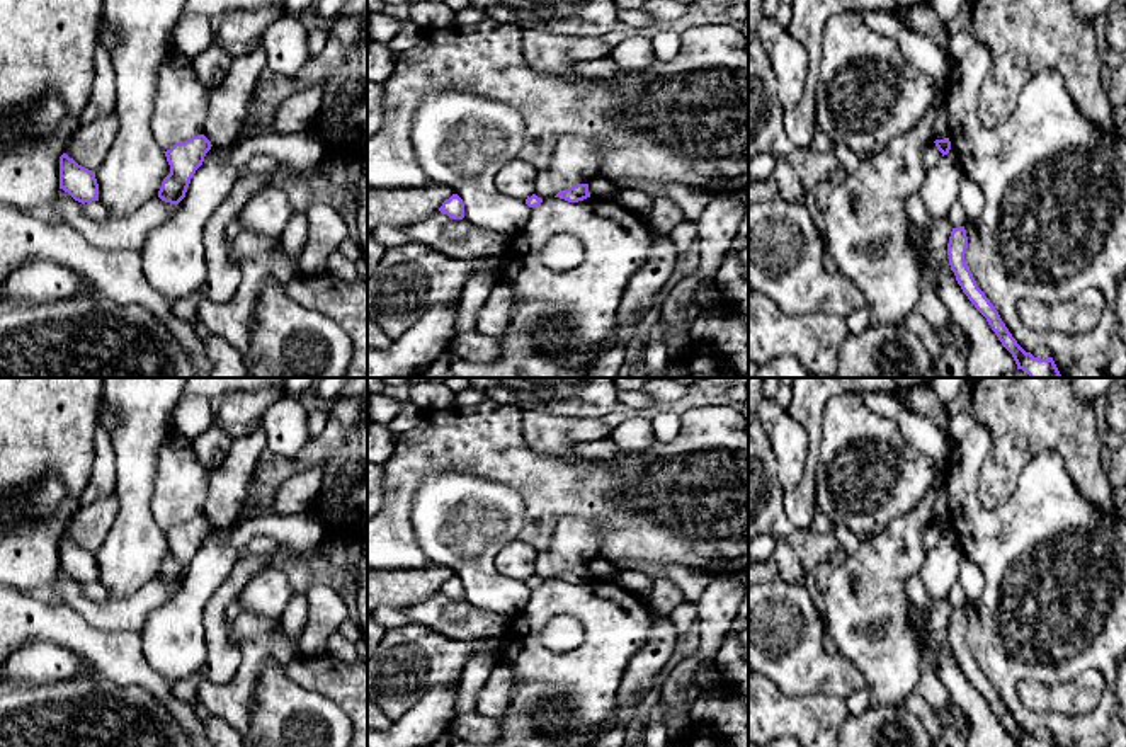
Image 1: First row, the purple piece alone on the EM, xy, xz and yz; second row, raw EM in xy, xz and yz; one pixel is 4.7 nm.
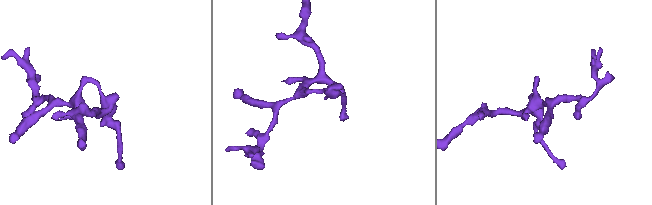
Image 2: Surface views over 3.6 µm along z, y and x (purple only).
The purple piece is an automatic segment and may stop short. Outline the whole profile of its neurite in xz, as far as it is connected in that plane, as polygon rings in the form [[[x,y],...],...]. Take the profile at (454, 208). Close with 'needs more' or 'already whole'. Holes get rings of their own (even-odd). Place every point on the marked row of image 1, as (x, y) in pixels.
[[[452,194],[449,199],[446,199],[442,202],[439,211],[447,214],[452,220],[463,220],[464,218],[464,202],[458,194]]] | already whole

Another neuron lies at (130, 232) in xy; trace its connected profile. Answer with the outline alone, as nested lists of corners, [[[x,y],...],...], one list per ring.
[[[63,189],[58,191],[53,208],[90,245],[102,250],[139,250],[148,233],[175,213],[175,204],[155,196],[128,216],[95,221],[88,218],[82,204]]]

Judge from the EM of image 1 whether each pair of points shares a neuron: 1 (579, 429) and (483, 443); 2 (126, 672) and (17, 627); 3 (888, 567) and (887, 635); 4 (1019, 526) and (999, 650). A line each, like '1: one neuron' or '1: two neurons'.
1: two neurons
2: one neuron
3: one neuron
4: one neuron

